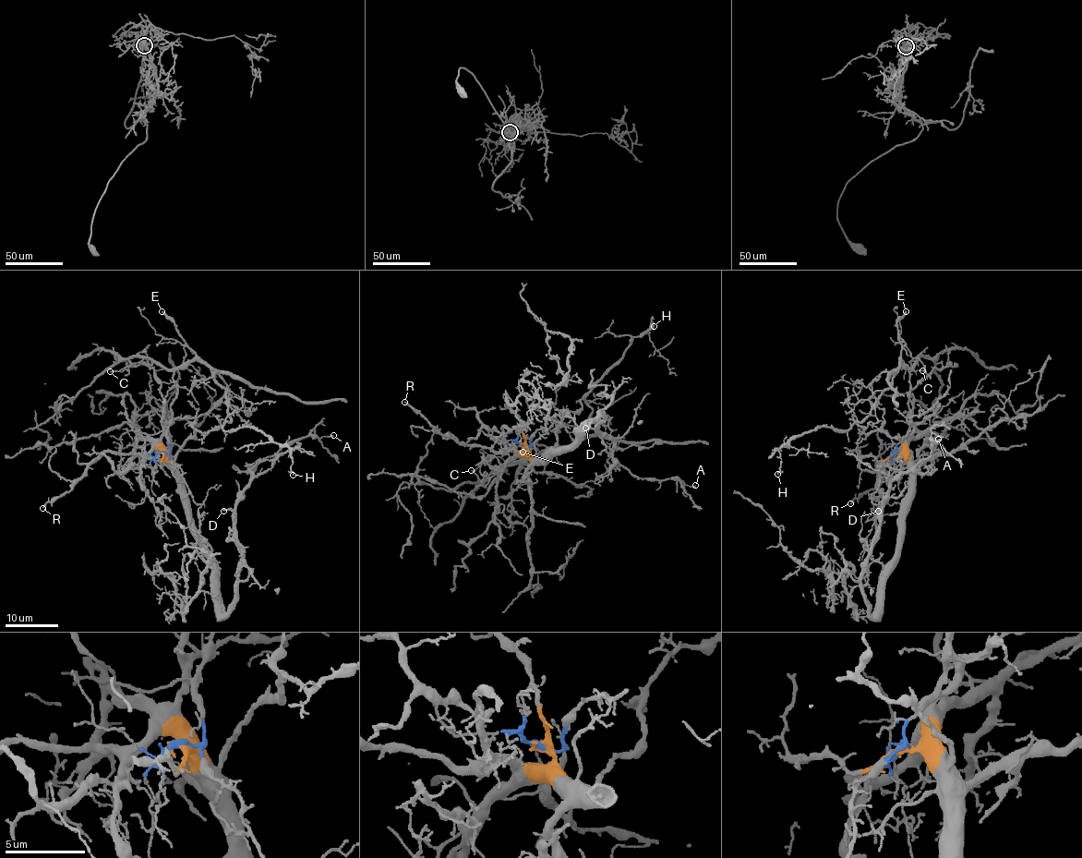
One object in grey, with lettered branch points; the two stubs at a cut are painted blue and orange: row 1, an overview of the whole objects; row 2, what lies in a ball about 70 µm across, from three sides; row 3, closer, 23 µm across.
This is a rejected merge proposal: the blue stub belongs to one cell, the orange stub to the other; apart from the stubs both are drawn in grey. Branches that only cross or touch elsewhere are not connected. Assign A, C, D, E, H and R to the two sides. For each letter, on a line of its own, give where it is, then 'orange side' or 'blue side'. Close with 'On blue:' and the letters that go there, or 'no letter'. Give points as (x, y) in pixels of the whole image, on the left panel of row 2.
A: at (333, 435); orange side
C: at (110, 371); blue side
D: at (223, 511); orange side
E: at (162, 311); blue side
H: at (293, 475); blue side
R: at (42, 508); orange side
On blue: C, E, H

